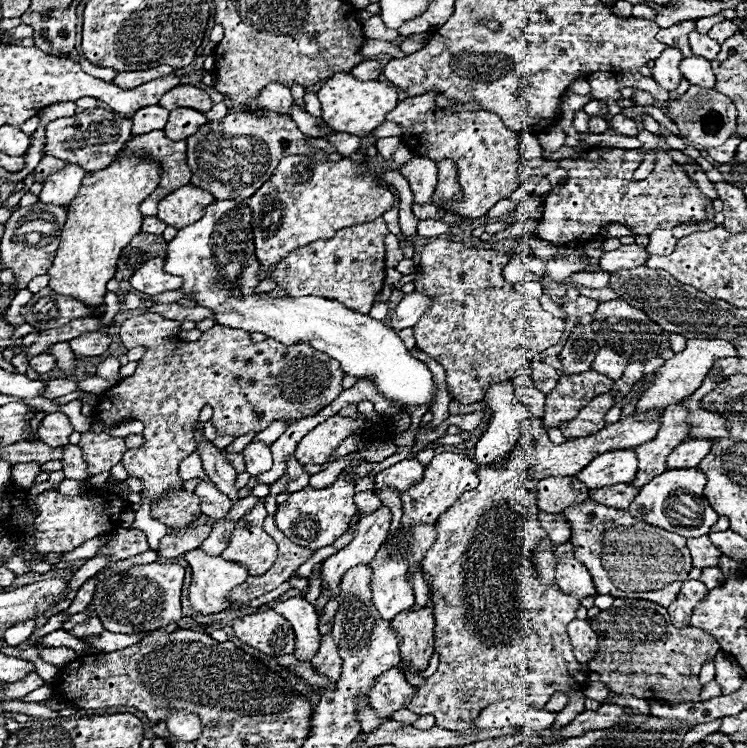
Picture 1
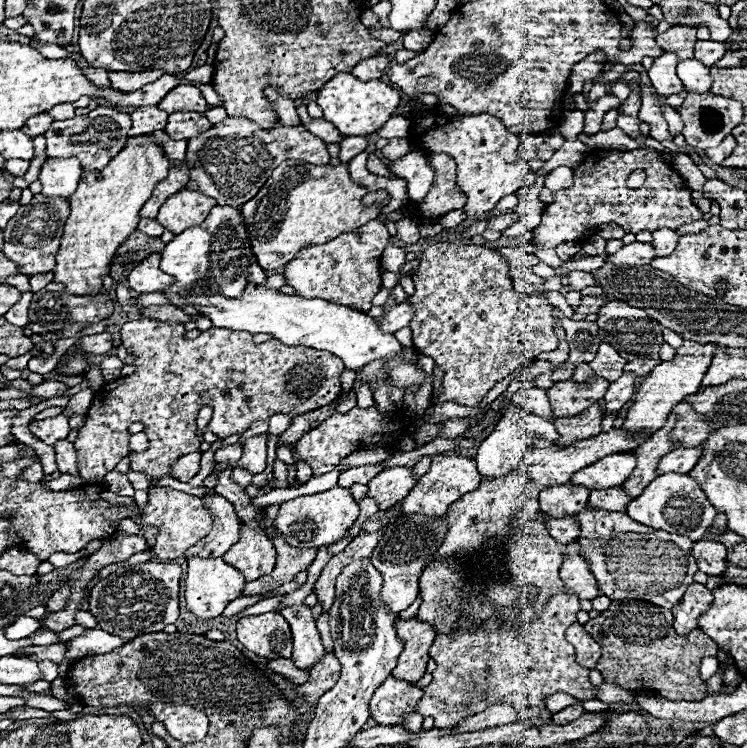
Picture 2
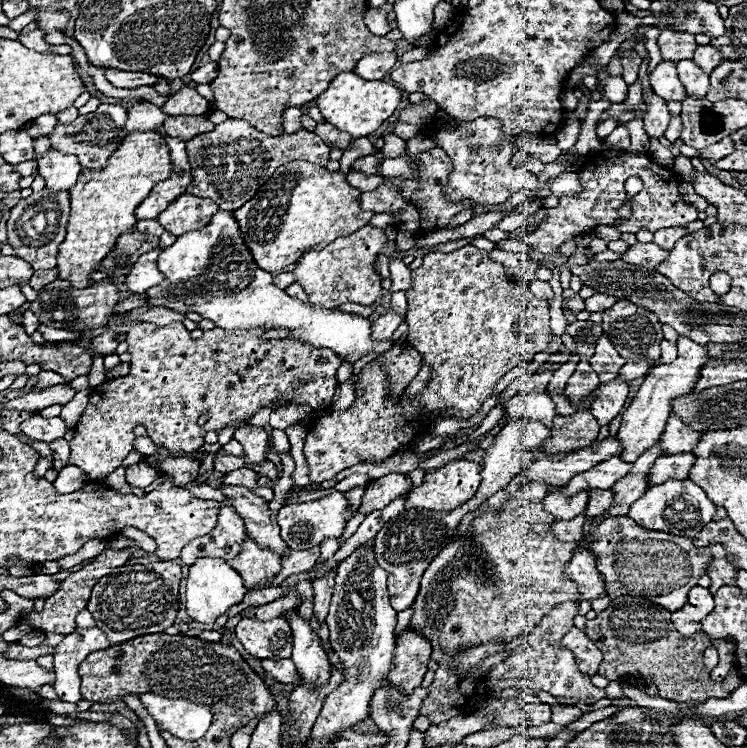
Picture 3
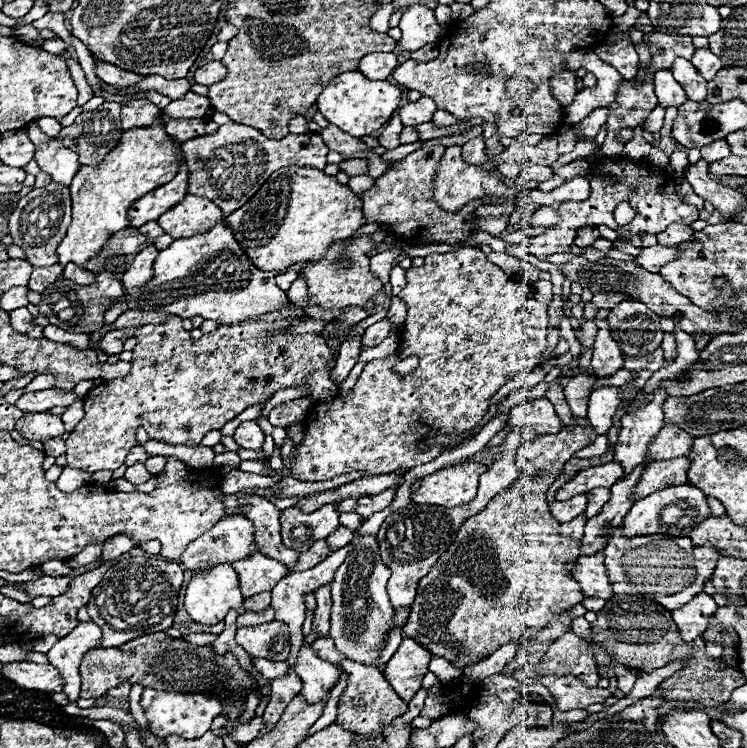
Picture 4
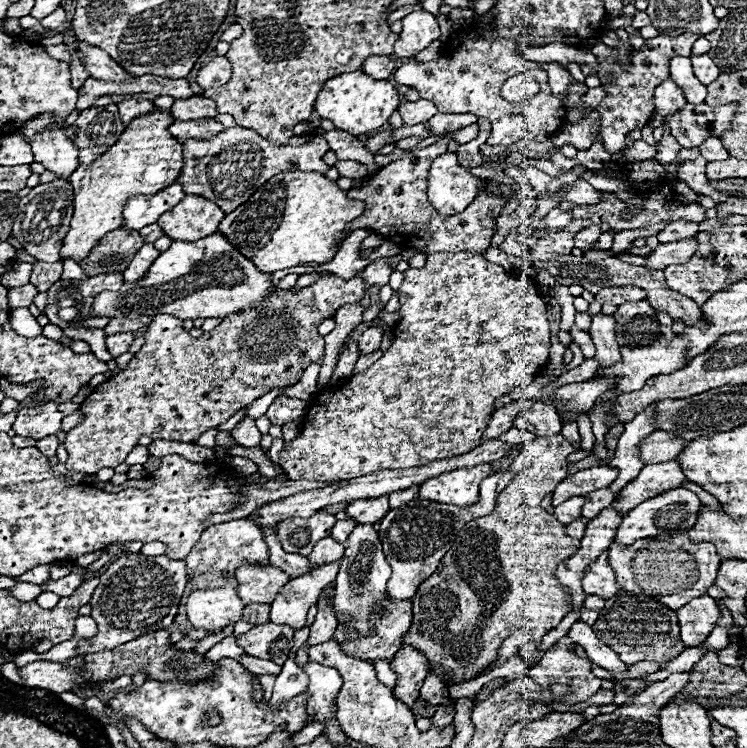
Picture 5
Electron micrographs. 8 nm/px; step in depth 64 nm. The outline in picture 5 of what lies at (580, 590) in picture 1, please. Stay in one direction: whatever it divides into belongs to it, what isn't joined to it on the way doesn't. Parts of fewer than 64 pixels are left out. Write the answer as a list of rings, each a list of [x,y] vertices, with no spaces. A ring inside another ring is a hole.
[[[602,552],[596,562],[590,564],[590,570],[582,578],[582,588],[586,594],[594,594],[600,598],[612,598],[614,594],[620,592],[620,584],[614,576],[614,570],[608,562],[608,554]]]

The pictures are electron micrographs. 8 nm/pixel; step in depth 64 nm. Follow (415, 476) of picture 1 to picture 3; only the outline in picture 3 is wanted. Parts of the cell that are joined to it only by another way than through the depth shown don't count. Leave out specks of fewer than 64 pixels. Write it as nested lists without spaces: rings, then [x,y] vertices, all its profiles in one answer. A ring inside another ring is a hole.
[[[386,474],[384,478],[374,482],[376,486],[366,488],[364,496],[362,496],[362,504],[358,508],[358,512],[362,514],[370,514],[372,510],[382,510],[384,506],[388,506],[394,498],[398,498],[400,494],[404,494],[406,490],[412,488],[412,482],[406,480],[406,474]]]

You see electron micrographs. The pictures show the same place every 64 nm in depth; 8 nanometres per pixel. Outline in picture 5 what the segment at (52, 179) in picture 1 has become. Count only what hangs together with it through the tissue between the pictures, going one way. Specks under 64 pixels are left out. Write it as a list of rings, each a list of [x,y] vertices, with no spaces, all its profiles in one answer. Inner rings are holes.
[[[44,128],[44,132],[36,134],[34,138],[26,138],[26,142],[32,146],[34,160],[44,164],[58,178],[68,180],[70,174],[76,170],[78,150],[76,144],[68,140],[66,128],[60,130]]]

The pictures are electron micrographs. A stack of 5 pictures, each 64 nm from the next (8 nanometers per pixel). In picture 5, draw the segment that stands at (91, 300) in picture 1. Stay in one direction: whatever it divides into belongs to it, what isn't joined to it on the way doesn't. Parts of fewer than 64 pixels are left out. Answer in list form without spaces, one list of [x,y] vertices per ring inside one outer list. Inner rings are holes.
[[[156,108],[152,114],[142,114],[126,126],[120,140],[108,148],[108,152],[90,164],[80,164],[72,172],[70,182],[74,186],[74,216],[70,232],[66,234],[60,250],[62,260],[70,258],[78,262],[80,258],[86,258],[102,236],[106,236],[110,230],[118,230],[124,224],[122,208],[130,196],[156,194],[176,180],[182,168],[184,146],[168,134],[168,126],[172,122],[172,114],[168,114],[164,108]]]

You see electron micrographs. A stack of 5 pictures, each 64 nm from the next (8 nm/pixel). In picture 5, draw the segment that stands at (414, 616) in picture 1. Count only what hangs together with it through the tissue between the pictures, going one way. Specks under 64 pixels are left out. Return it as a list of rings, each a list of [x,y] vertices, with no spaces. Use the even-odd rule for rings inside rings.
[[[404,646],[390,662],[390,668],[398,674],[394,694],[408,708],[412,708],[416,698],[420,698],[420,686],[428,674],[426,664],[428,664],[428,658],[424,658],[424,654],[420,654],[412,646]]]

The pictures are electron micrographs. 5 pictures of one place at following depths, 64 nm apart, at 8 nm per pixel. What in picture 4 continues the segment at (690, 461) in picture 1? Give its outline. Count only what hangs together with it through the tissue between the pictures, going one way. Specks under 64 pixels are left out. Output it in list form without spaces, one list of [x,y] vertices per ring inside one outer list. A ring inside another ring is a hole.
[[[686,456],[648,464],[646,470],[642,470],[642,474],[640,474],[640,482],[636,484],[636,490],[632,490],[634,502],[652,494],[652,490],[662,490],[664,486],[674,486],[676,482],[686,482],[686,470],[688,470]]]

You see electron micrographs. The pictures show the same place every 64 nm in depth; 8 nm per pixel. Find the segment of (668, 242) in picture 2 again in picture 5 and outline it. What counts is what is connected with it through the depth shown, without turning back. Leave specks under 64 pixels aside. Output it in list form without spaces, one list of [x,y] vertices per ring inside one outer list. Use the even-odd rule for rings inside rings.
[[[680,220],[680,222],[668,224],[668,226],[666,226],[662,232],[658,232],[656,236],[658,236],[660,244],[668,244],[668,242],[676,242],[676,240],[680,240],[680,238],[696,236],[698,232],[700,232],[700,228],[698,228],[696,222],[684,222],[684,220]]]

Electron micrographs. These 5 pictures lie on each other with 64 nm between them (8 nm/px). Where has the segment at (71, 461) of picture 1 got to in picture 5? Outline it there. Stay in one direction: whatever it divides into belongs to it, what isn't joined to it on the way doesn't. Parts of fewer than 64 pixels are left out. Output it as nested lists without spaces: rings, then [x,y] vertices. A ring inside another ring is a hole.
[[[48,436],[48,438],[42,438],[36,442],[36,448],[44,454],[44,456],[56,456],[56,450],[58,450],[60,442],[56,436]]]

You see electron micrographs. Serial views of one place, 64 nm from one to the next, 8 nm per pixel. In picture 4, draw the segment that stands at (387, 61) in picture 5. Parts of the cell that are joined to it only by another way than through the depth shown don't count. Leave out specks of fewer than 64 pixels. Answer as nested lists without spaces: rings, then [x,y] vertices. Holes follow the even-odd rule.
[[[372,52],[360,60],[358,70],[370,80],[386,80],[396,68],[398,60],[394,52]]]

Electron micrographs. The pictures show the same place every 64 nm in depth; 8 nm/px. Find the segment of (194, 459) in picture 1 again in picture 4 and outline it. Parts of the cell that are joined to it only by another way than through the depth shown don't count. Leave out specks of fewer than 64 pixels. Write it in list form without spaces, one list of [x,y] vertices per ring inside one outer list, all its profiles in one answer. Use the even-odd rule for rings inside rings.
[[[150,456],[150,458],[144,462],[144,466],[146,466],[146,470],[148,470],[150,474],[158,474],[158,472],[166,466],[166,458],[164,458],[164,456]]]

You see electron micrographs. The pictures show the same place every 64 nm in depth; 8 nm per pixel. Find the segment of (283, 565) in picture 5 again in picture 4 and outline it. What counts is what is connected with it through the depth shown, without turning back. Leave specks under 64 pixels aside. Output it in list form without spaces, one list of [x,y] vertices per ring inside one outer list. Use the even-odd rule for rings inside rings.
[[[244,496],[238,502],[242,504],[242,514],[256,526],[256,542],[260,550],[278,562],[284,562],[288,570],[290,566],[296,566],[298,552],[284,548],[280,538],[280,510],[270,500],[260,496]]]

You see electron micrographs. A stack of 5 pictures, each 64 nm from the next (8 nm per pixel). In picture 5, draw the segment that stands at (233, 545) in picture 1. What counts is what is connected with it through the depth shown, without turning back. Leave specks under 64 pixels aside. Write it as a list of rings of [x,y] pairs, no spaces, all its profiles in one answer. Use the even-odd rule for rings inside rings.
[[[242,566],[236,572],[236,580],[236,592],[244,604],[270,604],[280,594],[280,586],[288,582],[288,576],[274,566]]]

